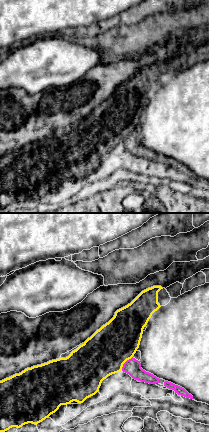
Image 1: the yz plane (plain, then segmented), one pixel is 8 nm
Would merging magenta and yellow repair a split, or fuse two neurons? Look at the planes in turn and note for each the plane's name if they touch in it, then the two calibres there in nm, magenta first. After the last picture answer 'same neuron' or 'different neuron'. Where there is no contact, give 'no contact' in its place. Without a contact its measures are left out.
meets magenta in yz; 130 nm thick on the magenta side, 360 nm on the other

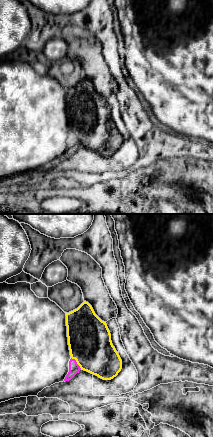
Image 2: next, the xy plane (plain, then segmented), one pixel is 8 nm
meets magenta in xy; 90 nm thick on the magenta side, 340 nm on the other

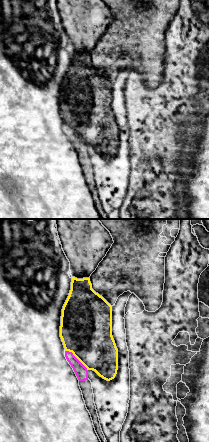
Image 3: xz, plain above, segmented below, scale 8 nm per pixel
meets magenta in xz; 100 nm thick on the magenta side, 420 nm on the other

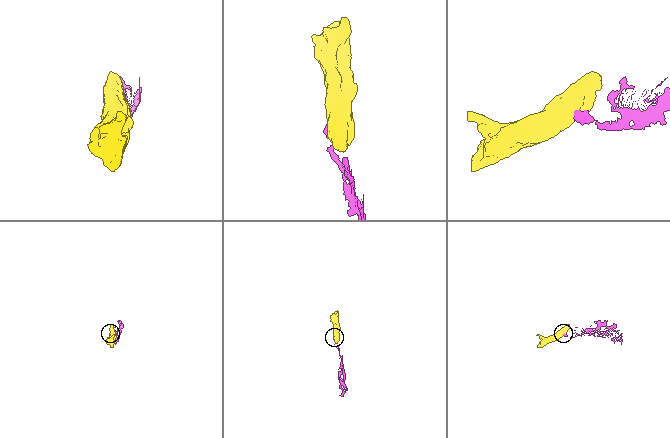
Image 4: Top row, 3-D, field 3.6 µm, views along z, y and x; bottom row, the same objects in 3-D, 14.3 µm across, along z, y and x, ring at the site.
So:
same neuron

